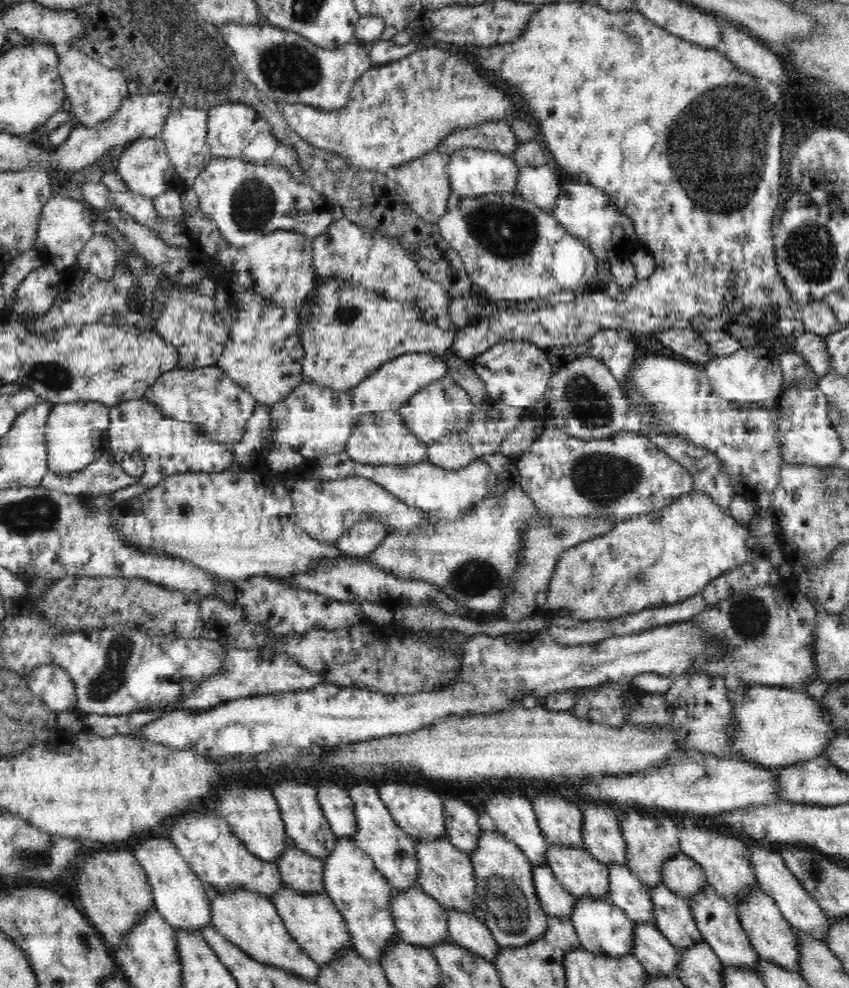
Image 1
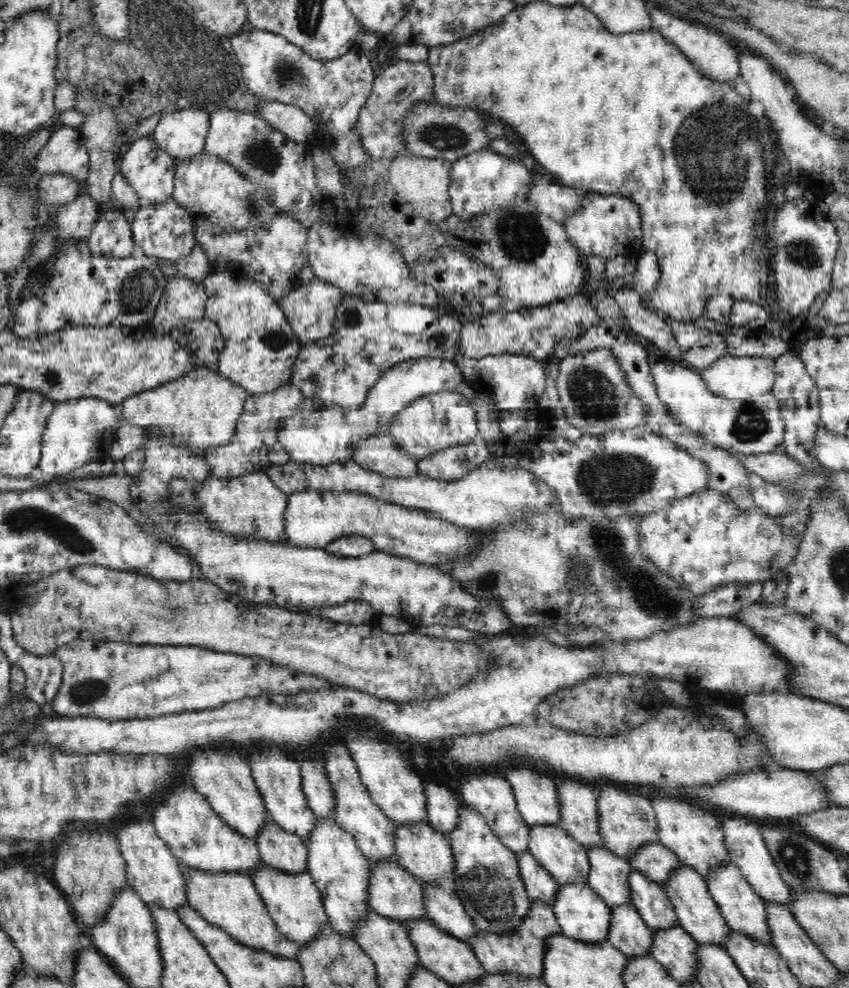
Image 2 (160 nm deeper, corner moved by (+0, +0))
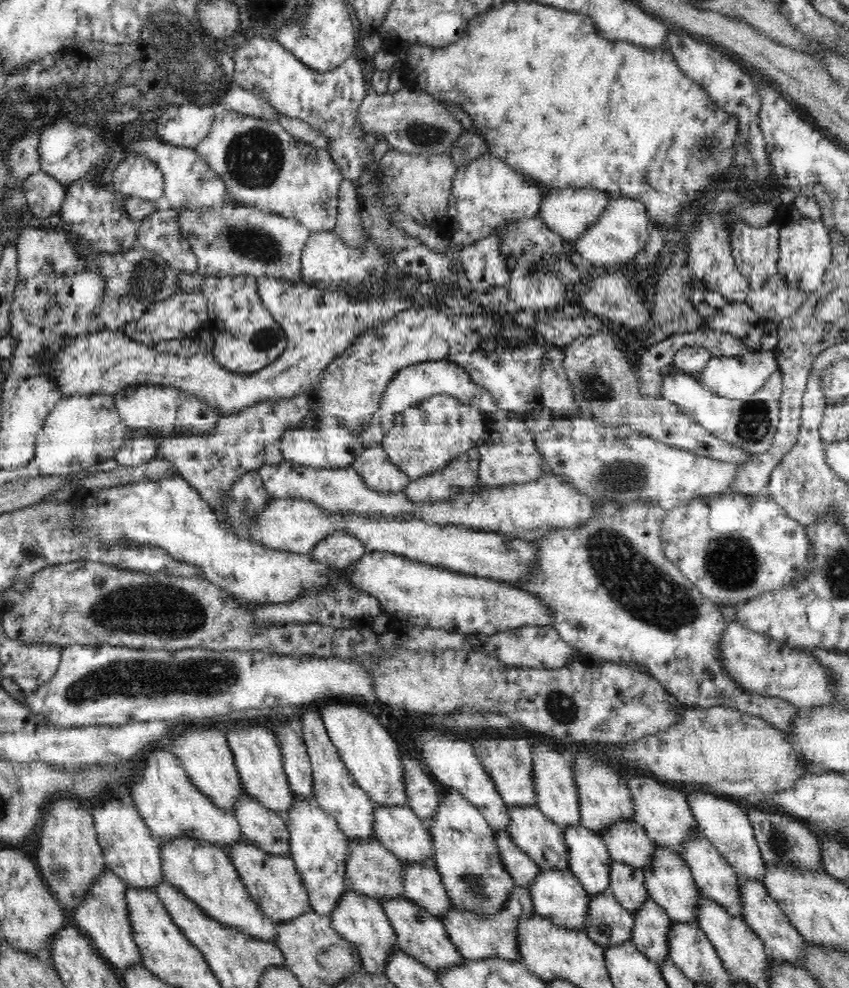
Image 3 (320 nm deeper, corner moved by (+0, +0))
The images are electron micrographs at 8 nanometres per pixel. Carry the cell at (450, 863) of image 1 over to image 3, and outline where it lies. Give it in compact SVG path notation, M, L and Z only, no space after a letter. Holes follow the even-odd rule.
M374 804L374 837L402 863L432 863L434 858L434 839L430 835L428 824L416 816L408 805Z

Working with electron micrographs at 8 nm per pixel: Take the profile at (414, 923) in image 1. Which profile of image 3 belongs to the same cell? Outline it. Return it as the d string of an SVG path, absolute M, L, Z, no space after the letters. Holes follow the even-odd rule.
M376 837L350 841L350 858L346 860L345 879L349 889L380 900L404 898L404 864L393 856Z

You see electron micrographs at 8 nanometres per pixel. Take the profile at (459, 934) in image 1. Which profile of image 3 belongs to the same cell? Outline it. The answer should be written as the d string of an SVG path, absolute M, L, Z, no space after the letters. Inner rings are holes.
M404 863L404 895L428 913L443 918L452 908L442 879L432 863Z

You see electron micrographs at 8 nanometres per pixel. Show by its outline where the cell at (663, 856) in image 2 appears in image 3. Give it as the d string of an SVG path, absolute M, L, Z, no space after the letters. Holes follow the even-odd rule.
M635 821L616 822L600 838L606 843L612 860L634 868L650 868L657 844L648 839Z

